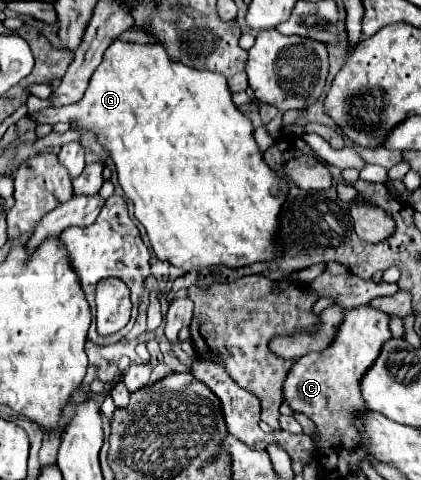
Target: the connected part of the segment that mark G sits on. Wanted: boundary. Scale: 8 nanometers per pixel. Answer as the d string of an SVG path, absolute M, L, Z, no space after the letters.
M113 40L111 46L105 50L103 54L103 62L99 64L99 68L93 72L89 86L83 94L83 98L75 104L67 104L61 108L45 108L37 114L33 114L33 118L39 124L57 124L57 122L69 122L73 128L77 130L87 130L91 134L95 134L97 142L107 150L107 154L111 156L111 160L115 162L117 168L117 178L119 178L119 186L123 188L125 196L133 202L135 206L135 218L145 226L149 242L155 250L155 254L161 260L169 260L175 266L181 266L185 272L193 270L193 268L207 268L207 266L215 266L215 264L223 264L223 266L247 266L259 260L269 260L277 254L277 248L273 244L277 226L279 226L279 210L281 204L285 202L287 196L287 182L277 178L271 168L265 164L263 154L257 148L257 142L253 140L253 126L251 120L239 112L239 108L233 104L231 100L231 92L227 88L227 82L221 74L215 72L207 72L207 70L191 70L185 64L173 62L165 48L159 42L149 42L149 44L139 44L139 42L123 42L123 40Z

